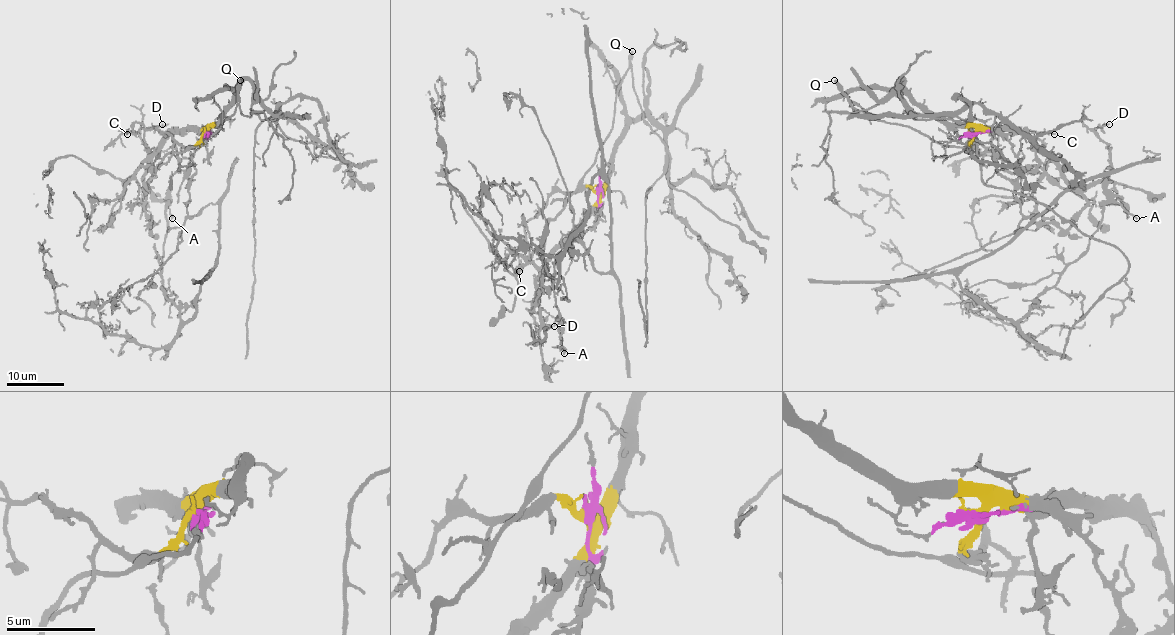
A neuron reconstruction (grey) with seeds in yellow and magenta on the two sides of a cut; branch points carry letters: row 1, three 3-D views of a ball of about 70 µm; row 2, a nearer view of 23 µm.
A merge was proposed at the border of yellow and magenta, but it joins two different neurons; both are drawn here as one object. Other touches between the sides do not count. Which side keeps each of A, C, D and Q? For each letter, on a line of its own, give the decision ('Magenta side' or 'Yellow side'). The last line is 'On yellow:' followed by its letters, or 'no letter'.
A: Magenta side
C: Yellow side
D: Yellow side
Q: Yellow side
On yellow: C, D, Q

